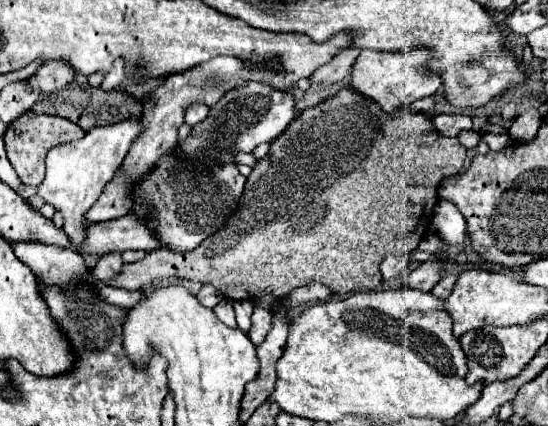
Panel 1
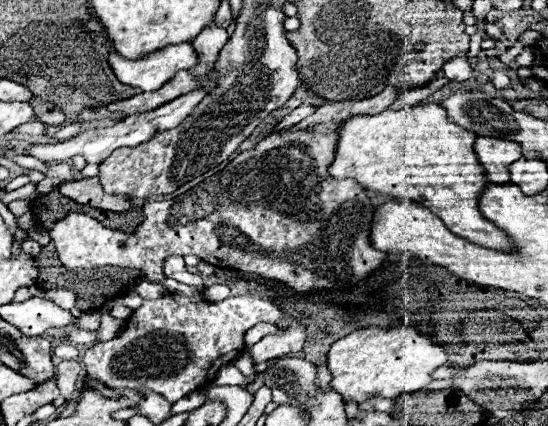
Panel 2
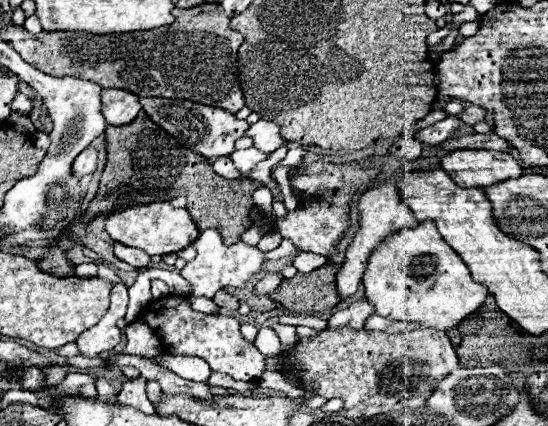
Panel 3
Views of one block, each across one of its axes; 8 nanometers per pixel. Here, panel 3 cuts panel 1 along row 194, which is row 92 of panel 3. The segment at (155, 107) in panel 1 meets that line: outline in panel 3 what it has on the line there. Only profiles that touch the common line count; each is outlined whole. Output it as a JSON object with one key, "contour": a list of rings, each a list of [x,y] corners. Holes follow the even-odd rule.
{"contour":[[[102,88],[102,114],[106,124],[110,126],[126,126],[130,124],[142,106],[138,104],[138,96],[118,88]]]}

